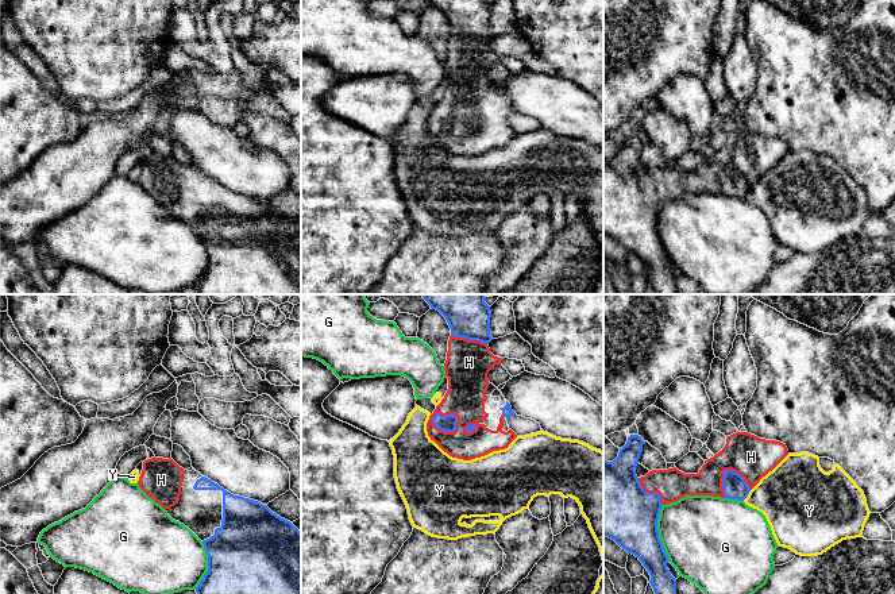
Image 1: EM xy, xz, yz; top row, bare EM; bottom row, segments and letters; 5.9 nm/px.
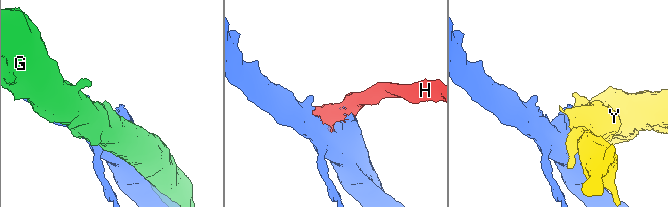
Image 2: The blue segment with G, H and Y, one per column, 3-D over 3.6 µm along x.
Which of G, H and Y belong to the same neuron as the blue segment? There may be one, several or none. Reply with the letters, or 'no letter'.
H

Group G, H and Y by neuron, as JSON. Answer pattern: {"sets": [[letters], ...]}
{"sets": [["G"], ["H"], ["Y"]]}

